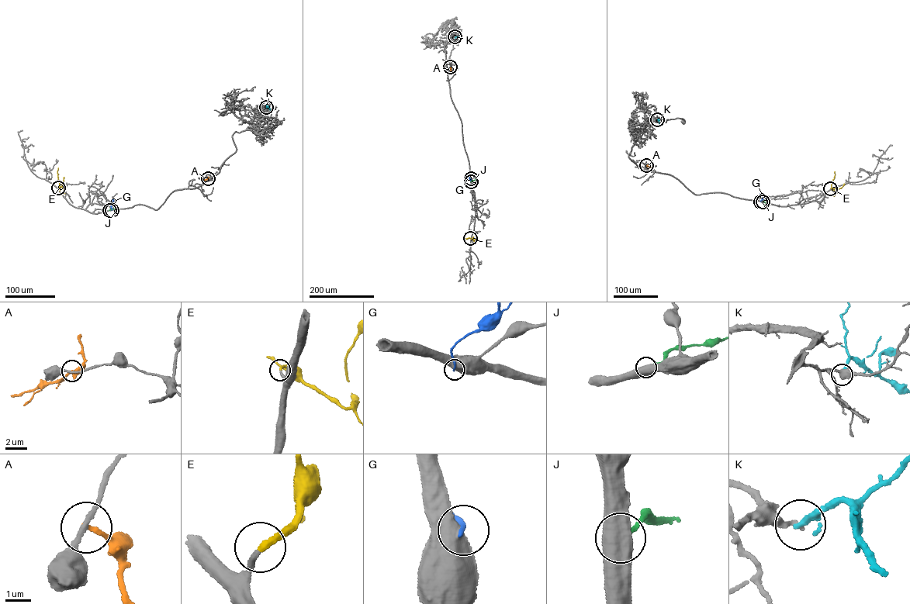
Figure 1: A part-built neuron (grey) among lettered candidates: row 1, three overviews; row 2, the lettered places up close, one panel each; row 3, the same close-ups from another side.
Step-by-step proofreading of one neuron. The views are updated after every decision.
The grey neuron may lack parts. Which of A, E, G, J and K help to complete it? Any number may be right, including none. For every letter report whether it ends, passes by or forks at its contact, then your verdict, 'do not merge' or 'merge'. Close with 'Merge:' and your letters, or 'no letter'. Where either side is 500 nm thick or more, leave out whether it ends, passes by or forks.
A: it ends there; do not merge
E: it ends there; merge
G: do not merge
J: do not merge
K: it passes by; do not merge
Merge: E

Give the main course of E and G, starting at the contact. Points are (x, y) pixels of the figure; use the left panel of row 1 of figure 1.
E: (58, 188), (62, 186), (64, 177)
G: (112, 210), (113, 199)

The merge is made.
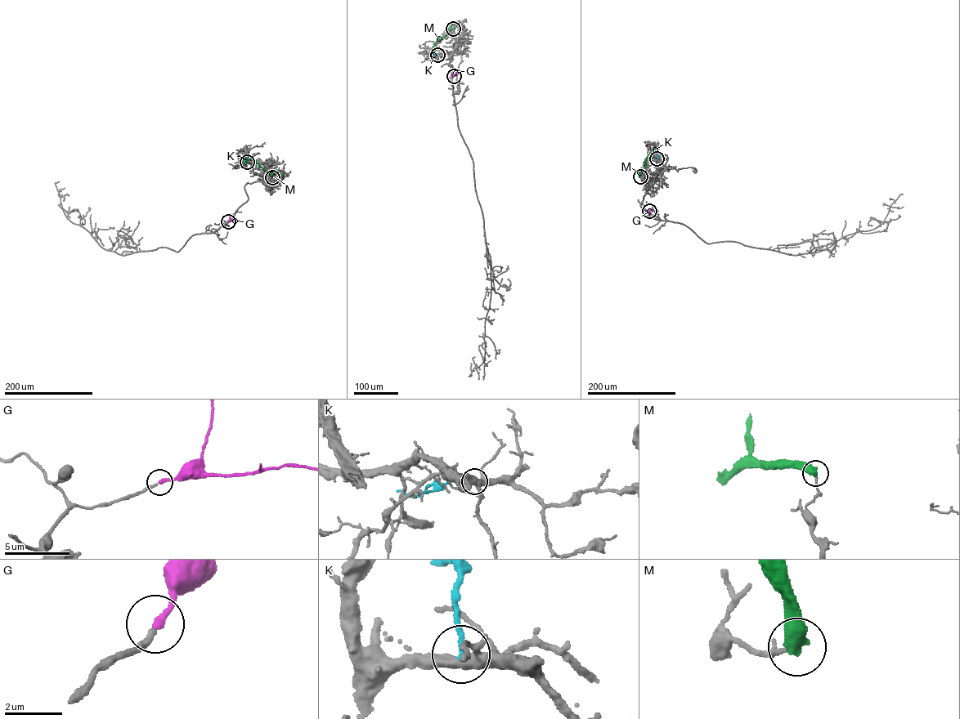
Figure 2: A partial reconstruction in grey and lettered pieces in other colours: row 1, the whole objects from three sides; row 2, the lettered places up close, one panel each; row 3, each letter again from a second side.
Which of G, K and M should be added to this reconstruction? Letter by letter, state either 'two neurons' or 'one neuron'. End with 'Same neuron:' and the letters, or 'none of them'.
G: one neuron
K: two neurons
M: two neurons
Same neuron: G

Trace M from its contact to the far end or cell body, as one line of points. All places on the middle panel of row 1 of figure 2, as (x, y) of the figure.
M: (453, 29), (441, 38), (438, 37), (431, 51), (435, 51)

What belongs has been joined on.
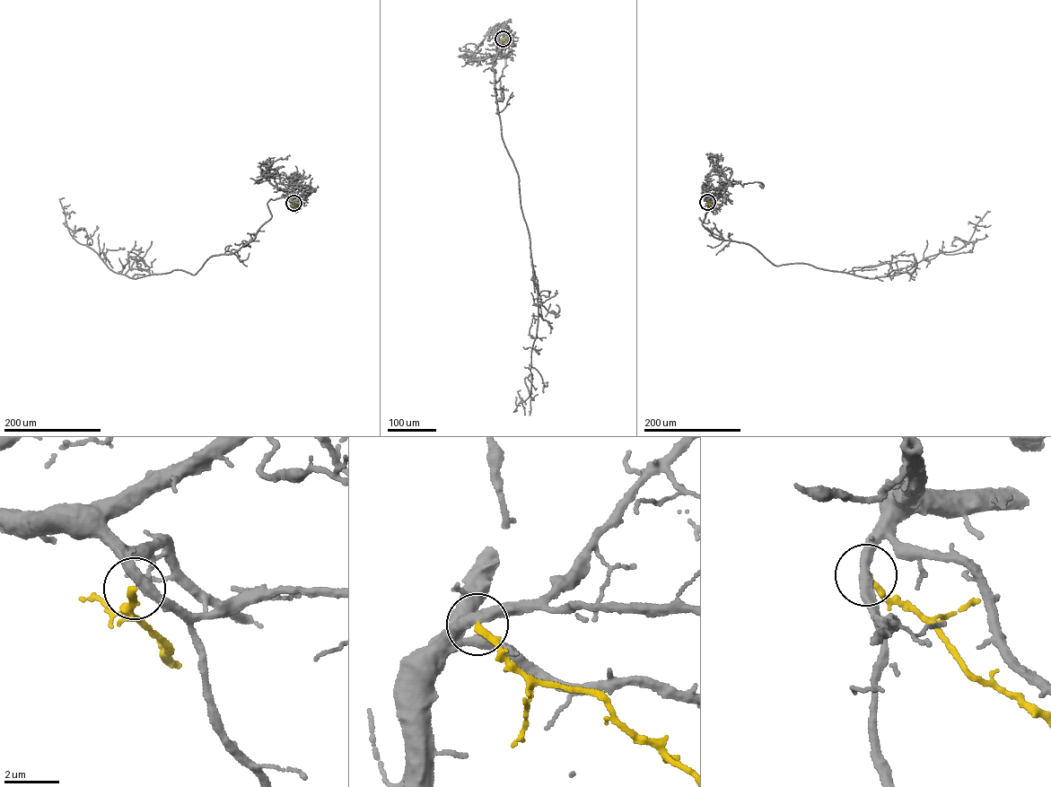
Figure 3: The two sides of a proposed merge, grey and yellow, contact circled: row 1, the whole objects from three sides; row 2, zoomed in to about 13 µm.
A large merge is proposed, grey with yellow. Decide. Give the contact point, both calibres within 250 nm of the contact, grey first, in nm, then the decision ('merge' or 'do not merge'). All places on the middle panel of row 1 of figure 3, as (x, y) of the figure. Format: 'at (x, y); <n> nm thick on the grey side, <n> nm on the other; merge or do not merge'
at (503, 39); 360 nm thick on the grey side, 240 nm on the other; do not merge

